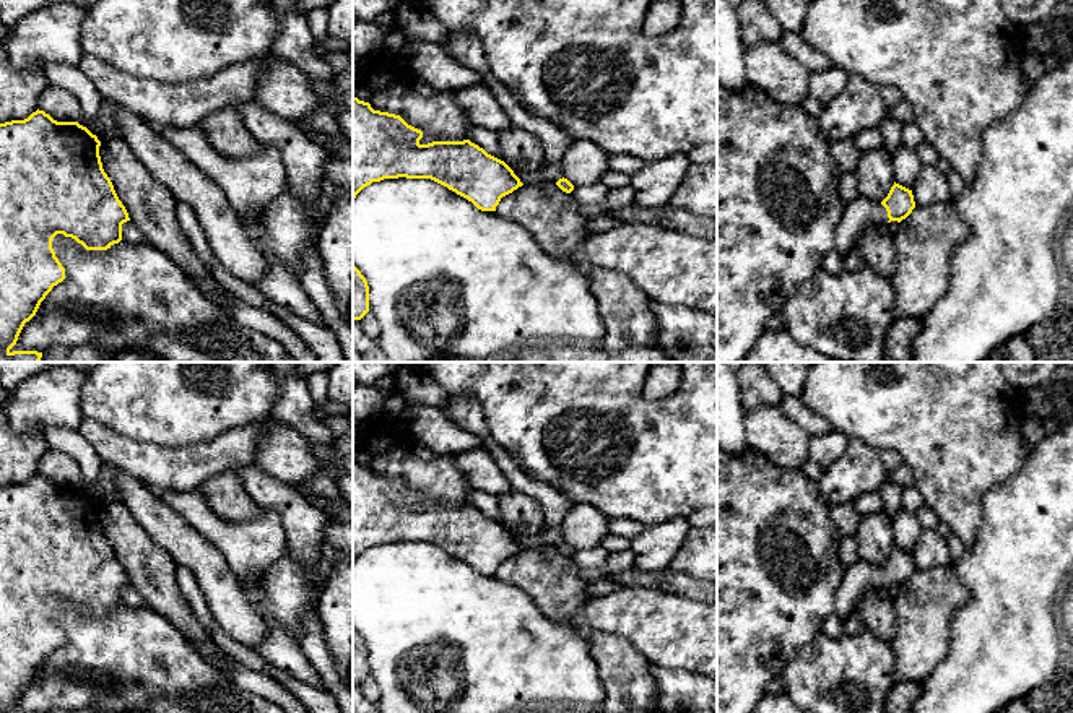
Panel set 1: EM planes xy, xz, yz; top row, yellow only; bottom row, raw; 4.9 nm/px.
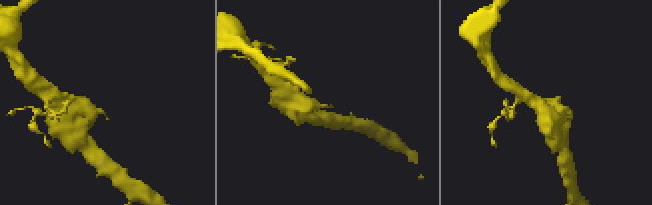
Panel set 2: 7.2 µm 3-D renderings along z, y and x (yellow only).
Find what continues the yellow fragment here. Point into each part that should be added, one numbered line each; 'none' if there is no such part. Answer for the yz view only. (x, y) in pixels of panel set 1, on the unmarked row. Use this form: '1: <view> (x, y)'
1: yz (859, 577)

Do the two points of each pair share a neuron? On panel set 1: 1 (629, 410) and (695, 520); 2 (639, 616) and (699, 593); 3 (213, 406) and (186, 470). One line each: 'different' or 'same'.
1: different
2: different
3: different

